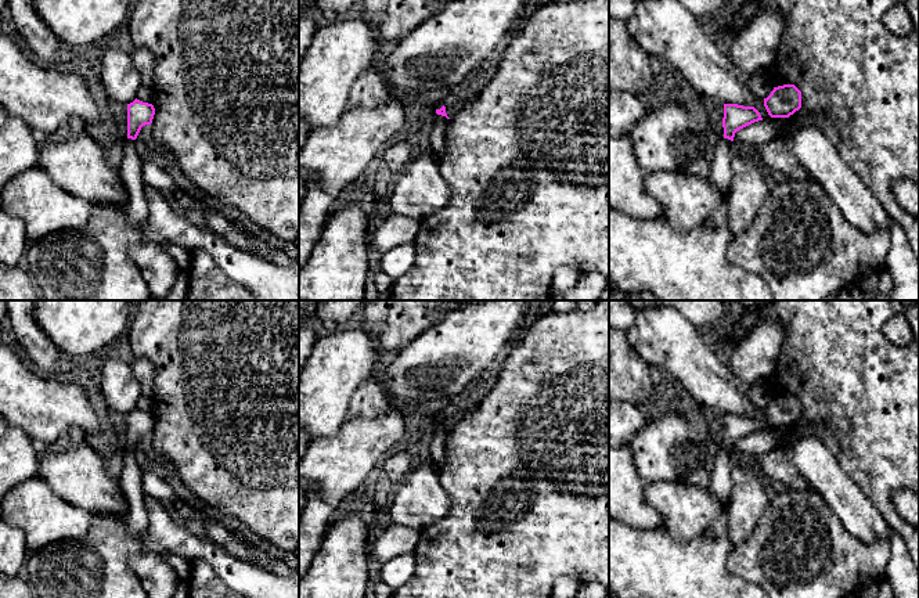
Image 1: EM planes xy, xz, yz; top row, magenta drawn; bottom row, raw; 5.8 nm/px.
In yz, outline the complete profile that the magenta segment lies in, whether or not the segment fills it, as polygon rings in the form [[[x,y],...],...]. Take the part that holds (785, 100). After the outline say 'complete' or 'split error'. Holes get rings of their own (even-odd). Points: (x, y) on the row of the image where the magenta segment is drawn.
[[[794,84],[774,87],[764,107],[771,118],[789,118],[801,108],[801,91]]] | complete

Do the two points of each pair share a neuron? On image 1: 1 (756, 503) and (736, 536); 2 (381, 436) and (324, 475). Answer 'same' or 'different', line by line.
1: same
2: same

